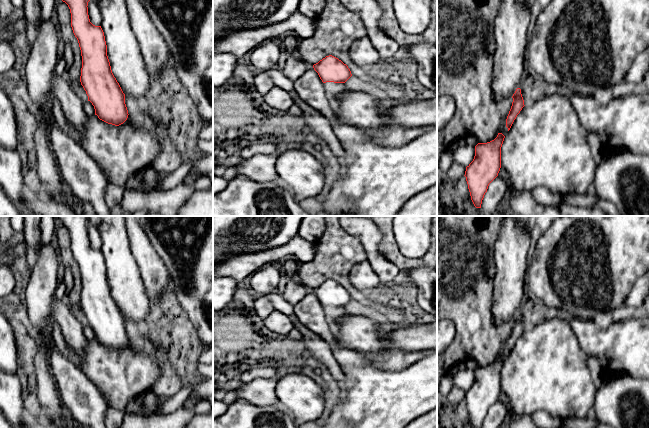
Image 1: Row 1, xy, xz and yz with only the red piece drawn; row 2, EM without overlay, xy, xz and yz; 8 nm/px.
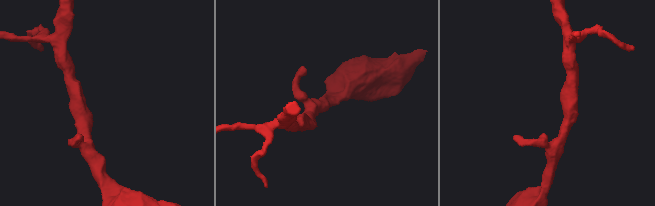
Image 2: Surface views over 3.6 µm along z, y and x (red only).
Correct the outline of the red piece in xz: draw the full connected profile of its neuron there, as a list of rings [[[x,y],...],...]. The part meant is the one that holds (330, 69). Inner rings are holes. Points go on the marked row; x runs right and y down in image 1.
[[[332,55],[314,64],[313,68],[323,83],[345,83],[352,76],[348,66]]]

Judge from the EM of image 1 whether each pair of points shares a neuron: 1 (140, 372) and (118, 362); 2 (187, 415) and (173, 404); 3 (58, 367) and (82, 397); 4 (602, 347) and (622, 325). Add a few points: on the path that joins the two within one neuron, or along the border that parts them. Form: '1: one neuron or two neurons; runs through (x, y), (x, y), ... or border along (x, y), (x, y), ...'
1: one neuron; runs through (135, 372), (128, 372), (123, 367)
2: two neurons; border along (182, 406), (170, 413), (156, 415)
3: one neuron; runs through (65, 374), (75, 390)
4: one neuron; runs through (607, 342), (619, 330)

